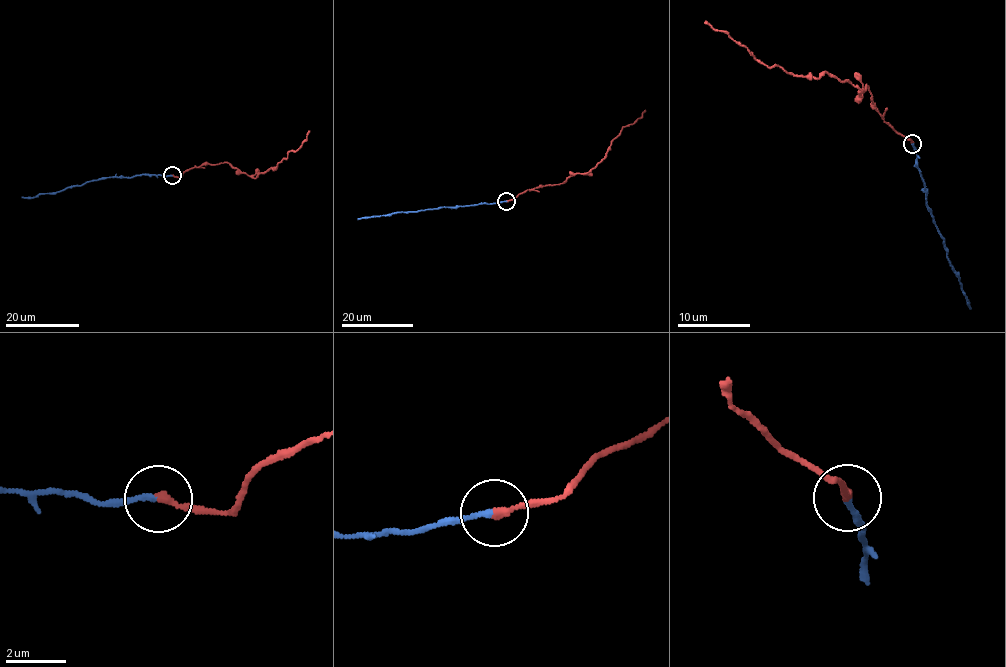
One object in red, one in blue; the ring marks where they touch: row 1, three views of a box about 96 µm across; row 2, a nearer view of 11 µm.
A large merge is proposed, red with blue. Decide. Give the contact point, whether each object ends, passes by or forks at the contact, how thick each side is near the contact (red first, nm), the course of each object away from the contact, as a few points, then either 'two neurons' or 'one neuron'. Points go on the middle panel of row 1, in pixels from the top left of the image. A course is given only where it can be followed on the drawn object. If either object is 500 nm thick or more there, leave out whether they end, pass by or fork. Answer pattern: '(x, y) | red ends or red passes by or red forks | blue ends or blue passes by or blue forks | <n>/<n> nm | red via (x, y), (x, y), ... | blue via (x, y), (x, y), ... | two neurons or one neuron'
(506, 201) | red ends | blue ends | 240/170 nm | red via (506, 201), (528, 189), (562, 184), (575, 173), (588, 173), (604, 158), (611, 140), (645, 110) | blue via (506, 201), (439, 207), (357, 219) | two neurons

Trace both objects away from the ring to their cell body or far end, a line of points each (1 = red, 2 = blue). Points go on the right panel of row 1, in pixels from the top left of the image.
1: (913, 143), (883, 120), (867, 84), (858, 93), (862, 89), (826, 72), (817, 78), (766, 67), (704, 23)
2: (913, 143), (924, 182), (927, 209), (944, 240), (945, 250), (967, 305), (971, 308)

